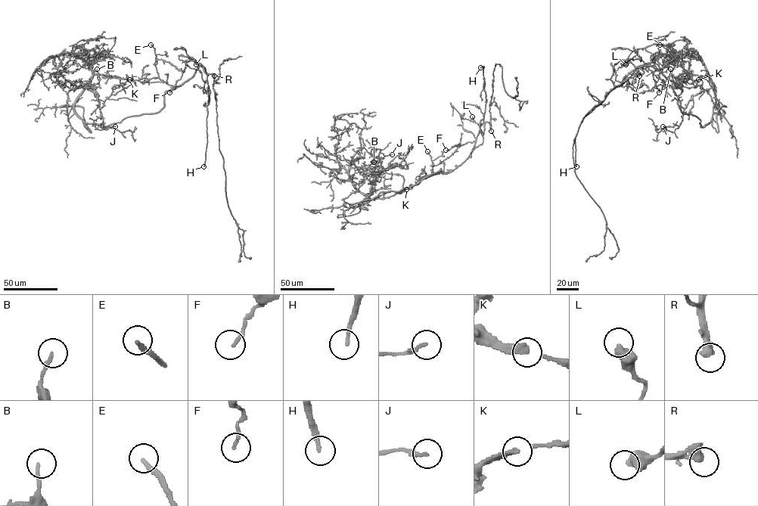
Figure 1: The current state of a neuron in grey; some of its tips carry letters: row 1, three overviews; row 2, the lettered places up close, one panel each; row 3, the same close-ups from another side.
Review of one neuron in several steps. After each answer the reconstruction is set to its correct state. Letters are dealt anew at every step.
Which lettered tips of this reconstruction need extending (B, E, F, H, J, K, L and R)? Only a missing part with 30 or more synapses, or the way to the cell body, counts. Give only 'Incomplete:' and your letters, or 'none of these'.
Incomplete: E, H, R

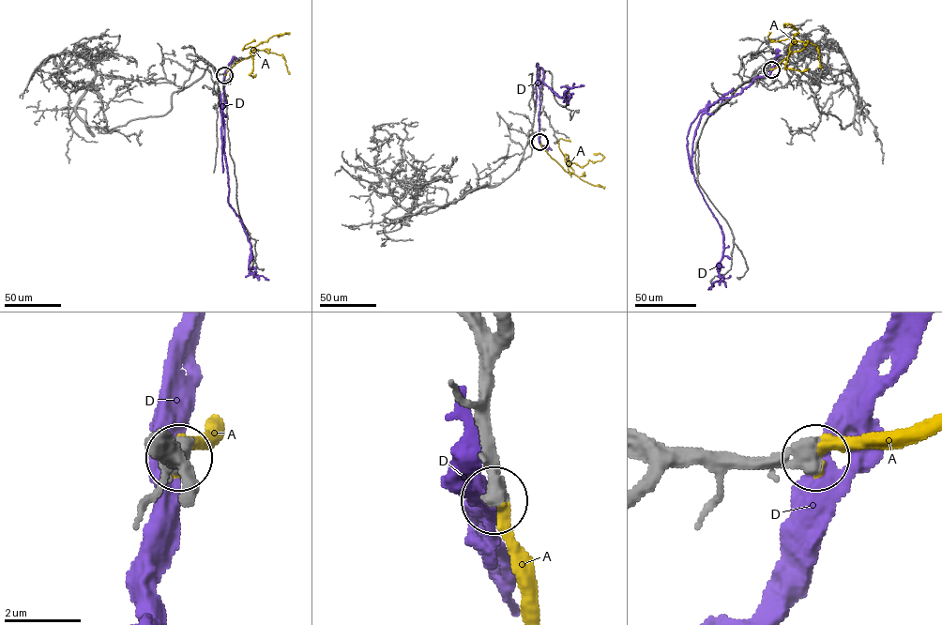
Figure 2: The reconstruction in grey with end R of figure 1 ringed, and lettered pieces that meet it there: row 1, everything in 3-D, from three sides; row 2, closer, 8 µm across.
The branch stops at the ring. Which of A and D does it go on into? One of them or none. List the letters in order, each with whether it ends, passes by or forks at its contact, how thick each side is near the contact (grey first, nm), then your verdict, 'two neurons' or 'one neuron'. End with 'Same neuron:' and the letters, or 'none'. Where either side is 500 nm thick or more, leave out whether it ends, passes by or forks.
A: calibres 550 and 400 nm; one neuron
D: calibres 550 and 500 nm; two neurons
Same neuron: A

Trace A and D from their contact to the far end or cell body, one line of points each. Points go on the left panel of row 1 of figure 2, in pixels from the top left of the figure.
A: (224, 75), (236, 63), (253, 55), (258, 50), (254, 47), (273, 36), (288, 33), (278, 35)
D: (224, 75), (222, 109), (228, 201), (241, 221), (250, 244), (250, 271), (268, 280)

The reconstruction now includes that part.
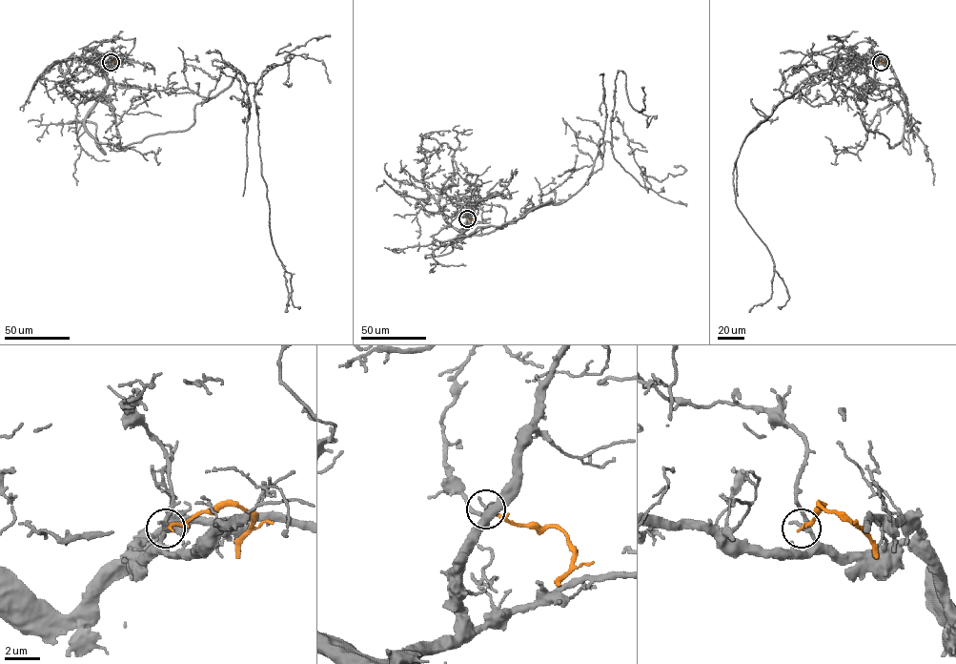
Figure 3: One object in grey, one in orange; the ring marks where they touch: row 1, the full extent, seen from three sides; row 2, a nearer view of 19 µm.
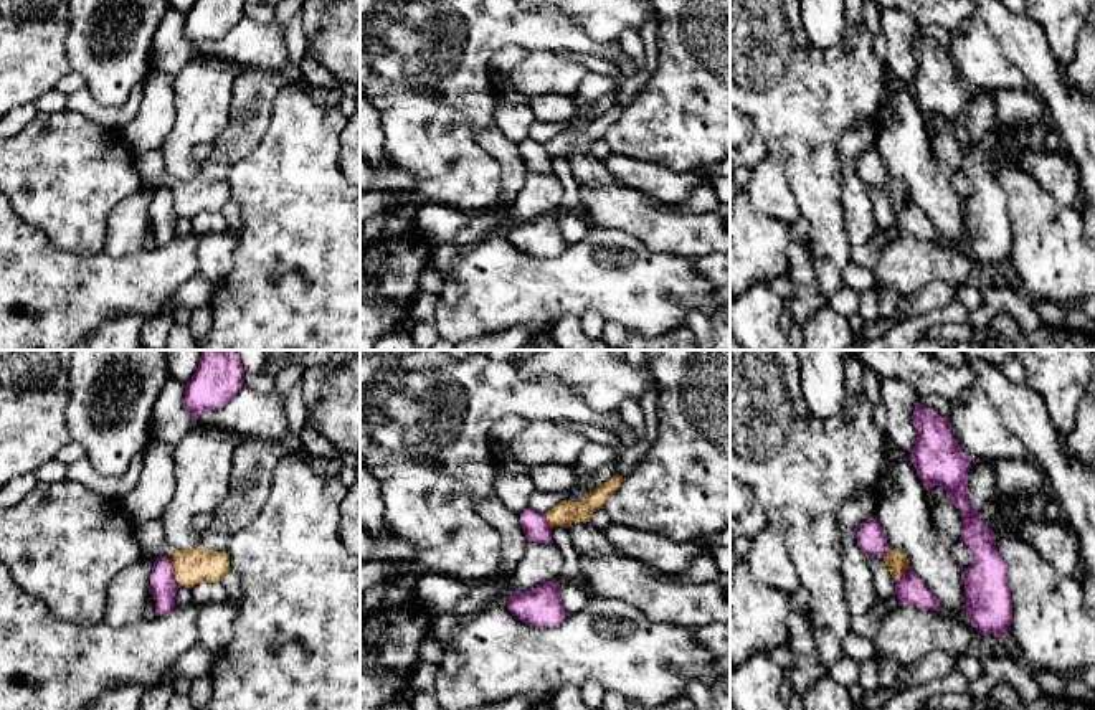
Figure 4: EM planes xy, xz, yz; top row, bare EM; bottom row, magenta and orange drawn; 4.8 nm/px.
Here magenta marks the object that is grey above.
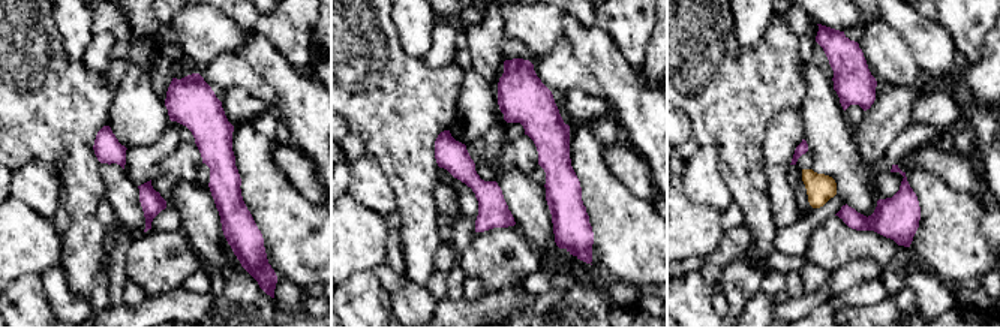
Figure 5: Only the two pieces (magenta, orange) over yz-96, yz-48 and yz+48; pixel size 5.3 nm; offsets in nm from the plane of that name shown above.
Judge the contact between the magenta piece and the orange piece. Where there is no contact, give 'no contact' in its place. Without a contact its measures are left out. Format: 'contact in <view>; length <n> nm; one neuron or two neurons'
contact in xy; length 150 nm; two neurons

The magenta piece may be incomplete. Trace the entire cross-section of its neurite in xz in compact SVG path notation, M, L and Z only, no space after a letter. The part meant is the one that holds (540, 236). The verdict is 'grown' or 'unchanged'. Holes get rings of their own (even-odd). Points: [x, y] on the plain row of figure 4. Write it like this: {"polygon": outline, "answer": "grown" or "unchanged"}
{"polygon": "M560 211L529 221L510 221L507 239L522 253L535 258L557 258L568 246L560 230Z", "answer": "unchanged"}

